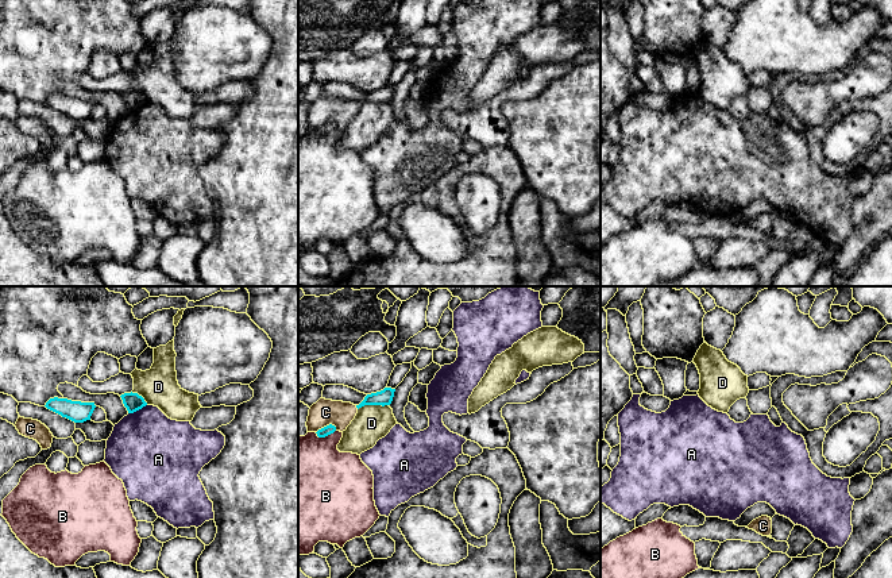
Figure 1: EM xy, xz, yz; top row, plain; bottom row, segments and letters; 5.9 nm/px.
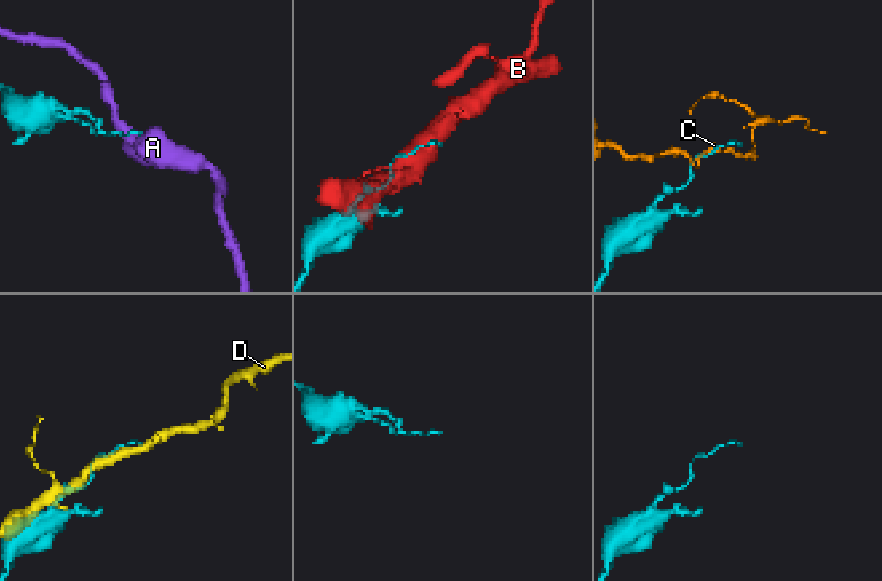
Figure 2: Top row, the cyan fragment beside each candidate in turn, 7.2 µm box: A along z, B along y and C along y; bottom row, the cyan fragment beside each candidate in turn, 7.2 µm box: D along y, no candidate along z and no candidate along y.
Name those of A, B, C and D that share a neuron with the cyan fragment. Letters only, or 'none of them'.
none of them

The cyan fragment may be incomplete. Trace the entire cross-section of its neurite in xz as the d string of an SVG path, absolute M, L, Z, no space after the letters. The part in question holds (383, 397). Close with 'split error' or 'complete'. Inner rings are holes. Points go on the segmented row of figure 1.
M385 388L381 392L367 394L364 400L359 405L356 405L356 408L359 409L364 405L390 405L394 397L394 392L395 389Z; complete

